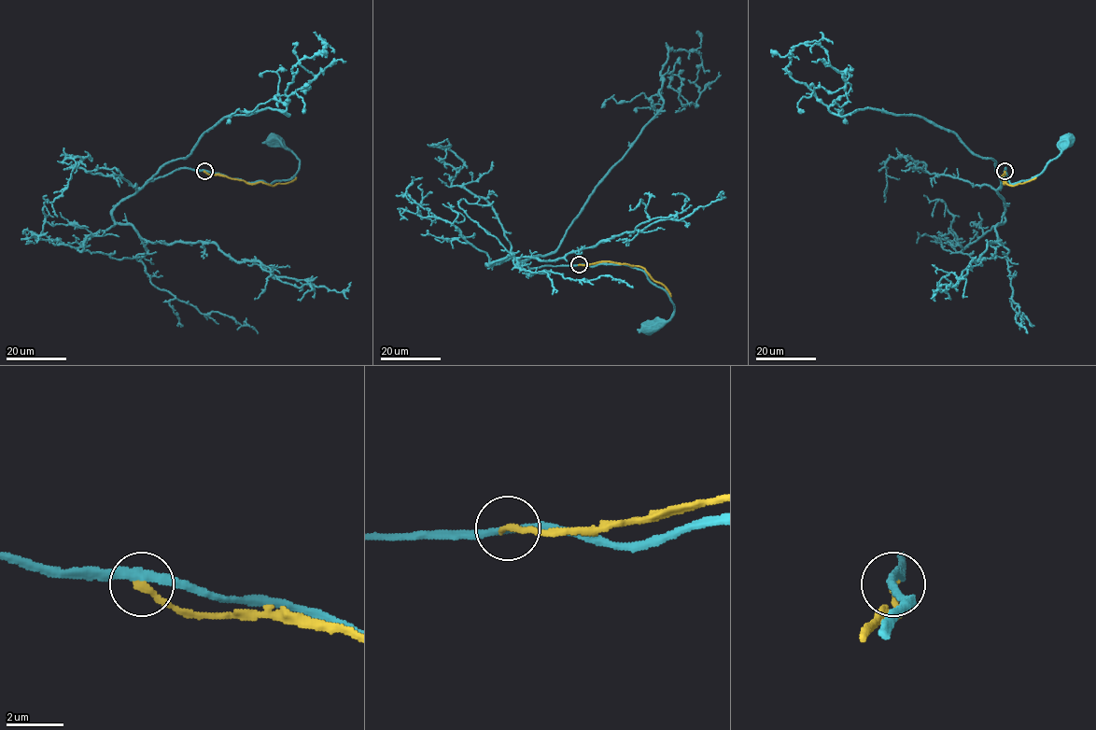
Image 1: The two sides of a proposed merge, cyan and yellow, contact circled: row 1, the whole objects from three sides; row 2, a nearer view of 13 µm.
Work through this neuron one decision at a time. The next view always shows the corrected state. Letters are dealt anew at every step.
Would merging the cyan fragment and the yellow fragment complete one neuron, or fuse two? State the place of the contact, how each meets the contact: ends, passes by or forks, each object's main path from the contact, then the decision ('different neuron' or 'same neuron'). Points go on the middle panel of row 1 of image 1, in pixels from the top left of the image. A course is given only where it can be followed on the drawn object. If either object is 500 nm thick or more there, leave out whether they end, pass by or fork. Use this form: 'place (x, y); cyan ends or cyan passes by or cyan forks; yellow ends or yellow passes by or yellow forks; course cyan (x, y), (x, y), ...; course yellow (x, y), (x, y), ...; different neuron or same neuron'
place (579, 264); cyan passes by; yellow ends; course cyan (579, 264), (626, 264), (642, 271), (662, 288), (673, 304), (673, 315), (648, 327); course yellow (579, 264), (606, 261), (642, 266), (671, 296); different neuron

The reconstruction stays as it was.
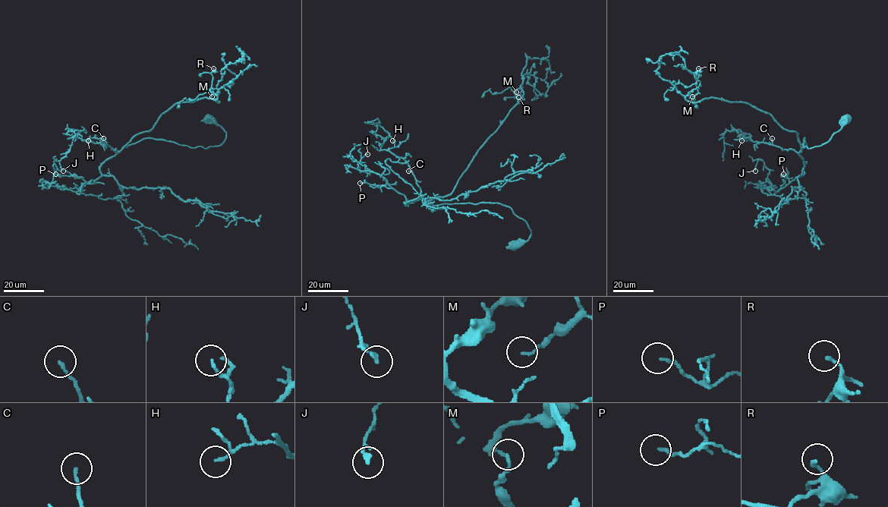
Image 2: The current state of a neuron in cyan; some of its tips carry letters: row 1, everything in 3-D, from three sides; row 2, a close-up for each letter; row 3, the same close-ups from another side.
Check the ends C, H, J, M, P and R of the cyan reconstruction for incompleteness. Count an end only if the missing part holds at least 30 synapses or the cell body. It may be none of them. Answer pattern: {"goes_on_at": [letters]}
{"goes_on_at": []}

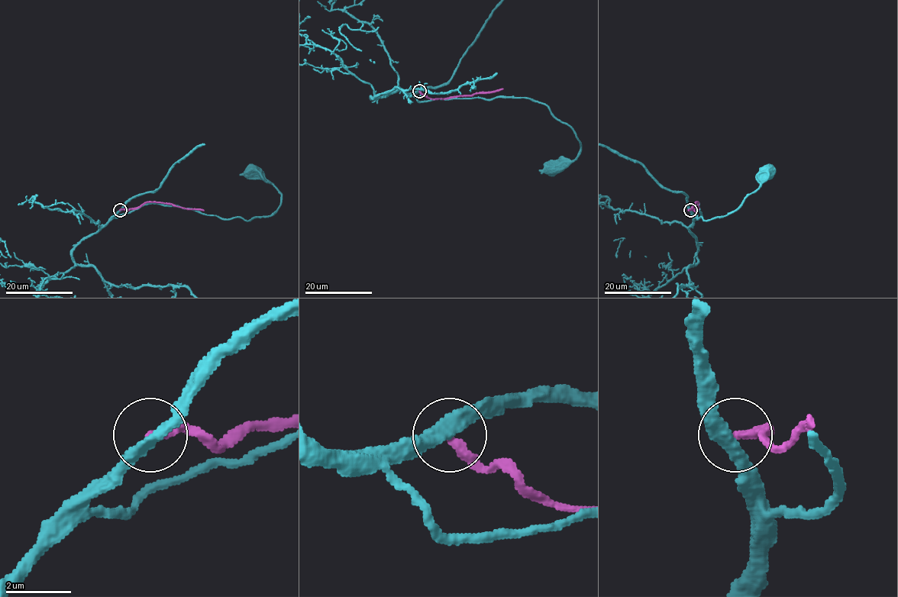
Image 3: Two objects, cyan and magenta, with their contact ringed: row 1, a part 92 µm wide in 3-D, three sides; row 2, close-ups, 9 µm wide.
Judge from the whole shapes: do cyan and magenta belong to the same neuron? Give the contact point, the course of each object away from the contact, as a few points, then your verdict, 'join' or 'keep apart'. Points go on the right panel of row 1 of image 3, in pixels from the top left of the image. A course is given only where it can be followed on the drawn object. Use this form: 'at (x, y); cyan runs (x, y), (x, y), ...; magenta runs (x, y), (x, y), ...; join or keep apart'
at (690, 210); cyan runs (690, 209), (694, 217), (701, 215), (699, 204), (696, 218), (723, 217), (758, 188), (762, 172), (767, 170); magenta runs (691, 209), (695, 211), (699, 203), (687, 210); keep apart

